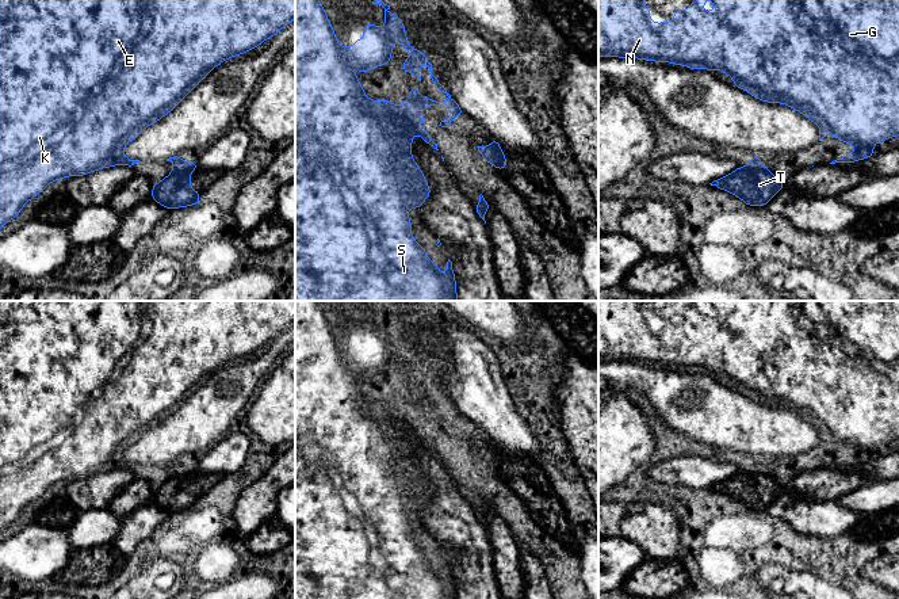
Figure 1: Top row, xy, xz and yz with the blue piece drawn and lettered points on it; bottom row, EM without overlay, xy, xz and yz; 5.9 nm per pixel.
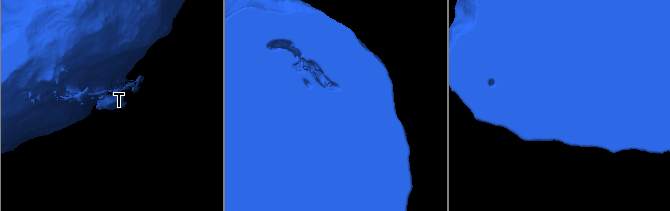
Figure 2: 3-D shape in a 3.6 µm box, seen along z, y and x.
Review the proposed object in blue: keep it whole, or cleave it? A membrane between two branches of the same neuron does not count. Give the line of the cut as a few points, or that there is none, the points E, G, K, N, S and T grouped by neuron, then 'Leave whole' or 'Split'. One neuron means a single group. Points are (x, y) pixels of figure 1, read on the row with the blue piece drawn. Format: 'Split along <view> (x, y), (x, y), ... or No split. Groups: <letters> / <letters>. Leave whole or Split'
Split along xy (192, 168), (183, 167), (173, 171). Groups: E G K N S / T. Split

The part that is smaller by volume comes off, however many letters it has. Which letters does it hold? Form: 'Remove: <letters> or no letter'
Remove: T

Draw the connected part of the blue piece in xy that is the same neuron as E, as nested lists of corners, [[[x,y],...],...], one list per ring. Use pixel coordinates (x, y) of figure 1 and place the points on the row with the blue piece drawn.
[[[0,0],[0,229],[1,229],[1,228],[3,228],[3,226],[4,226],[4,225],[5,225],[5,224],[7,224],[7,222],[8,222],[8,221],[9,221],[9,220],[12,220],[12,218],[15,218],[15,217],[18,217],[18,214],[19,214],[19,213],[20,213],[20,210],[22,210],[22,207],[23,207],[23,206],[24,206],[24,205],[26,205],[26,203],[27,203],[27,202],[28,202],[28,201],[30,201],[30,199],[31,199],[31,198],[34,198],[34,197],[35,197],[35,195],[38,195],[38,194],[39,194],[39,192],[41,192],[41,191],[43,191],[43,190],[45,190],[45,188],[46,188],[46,186],[47,186],[47,184],[49,184],[49,183],[51,183],[51,182],[54,182],[54,180],[57,180],[57,179],[64,179],[64,178],[66,178],[66,176],[81,176],[81,175],[87,175],[87,173],[91,173],[91,172],[93,172],[93,171],[97,171],[97,169],[102,169],[102,168],[108,168],[108,167],[112,167],[112,165],[129,165],[129,167],[131,167],[131,168],[133,168],[133,169],[134,169],[134,167],[135,167],[135,164],[137,164],[137,163],[146,163],[146,161],[139,161],[139,160],[130,160],[130,159],[126,159],[126,157],[125,157],[125,154],[123,154],[123,149],[125,149],[125,145],[126,145],[126,144],[127,144],[127,142],[130,142],[130,141],[133,141],[133,140],[135,140],[135,138],[137,138],[137,137],[138,137],[138,136],[139,136],[139,134],[141,134],[141,131],[142,131],[142,130],[144,130],[144,129],[145,129],[145,127],[148,127],[148,126],[149,126],[149,125],[152,125],[152,123],[154,123],[154,122],[157,122],[157,121],[158,121],[158,119],[161,119],[161,118],[162,118],[162,117],[164,117],[164,115],[167,115],[167,114],[168,114],[168,112],[169,112],[169,111],[172,111],[172,110],[173,110],[173,108],[175,108],[175,107],[176,107],[176,106],[177,106],[177,104],[179,104],[179,103],[180,103],[180,102],[181,102],[181,100],[183,100],[183,99],[184,99],[184,98],[185,98],[185,96],[187,96],[187,95],[188,95],[188,94],[190,94],[190,92],[191,92],[191,91],[192,91],[192,89],[194,89],[194,88],[195,88],[195,87],[196,87],[196,85],[198,85],[198,84],[199,84],[199,83],[200,83],[200,81],[202,81],[202,80],[203,80],[203,79],[204,79],[204,77],[206,77],[206,76],[207,76],[207,75],[209,75],[209,73],[210,73],[210,72],[211,72],[211,70],[213,70],[213,69],[214,69],[214,68],[215,68],[215,66],[218,66],[218,64],[219,64],[219,62],[222,62],[222,61],[225,61],[225,60],[227,60],[227,58],[232,58],[232,57],[234,57],[234,56],[240,56],[240,54],[242,54],[242,53],[246,53],[246,51],[249,51],[249,50],[252,50],[252,49],[255,49],[255,47],[257,47],[257,46],[259,46],[259,45],[260,45],[260,43],[261,43],[261,42],[264,42],[264,41],[267,41],[267,39],[268,39],[268,38],[269,38],[269,37],[273,37],[273,35],[276,35],[276,34],[278,34],[278,33],[279,33],[279,31],[280,31],[280,30],[282,30],[282,28],[283,28],[283,27],[284,27],[284,26],[287,26],[287,24],[288,24],[288,23],[290,23],[290,22],[291,22],[291,20],[292,20],[292,19],[295,19],[295,0]]]

